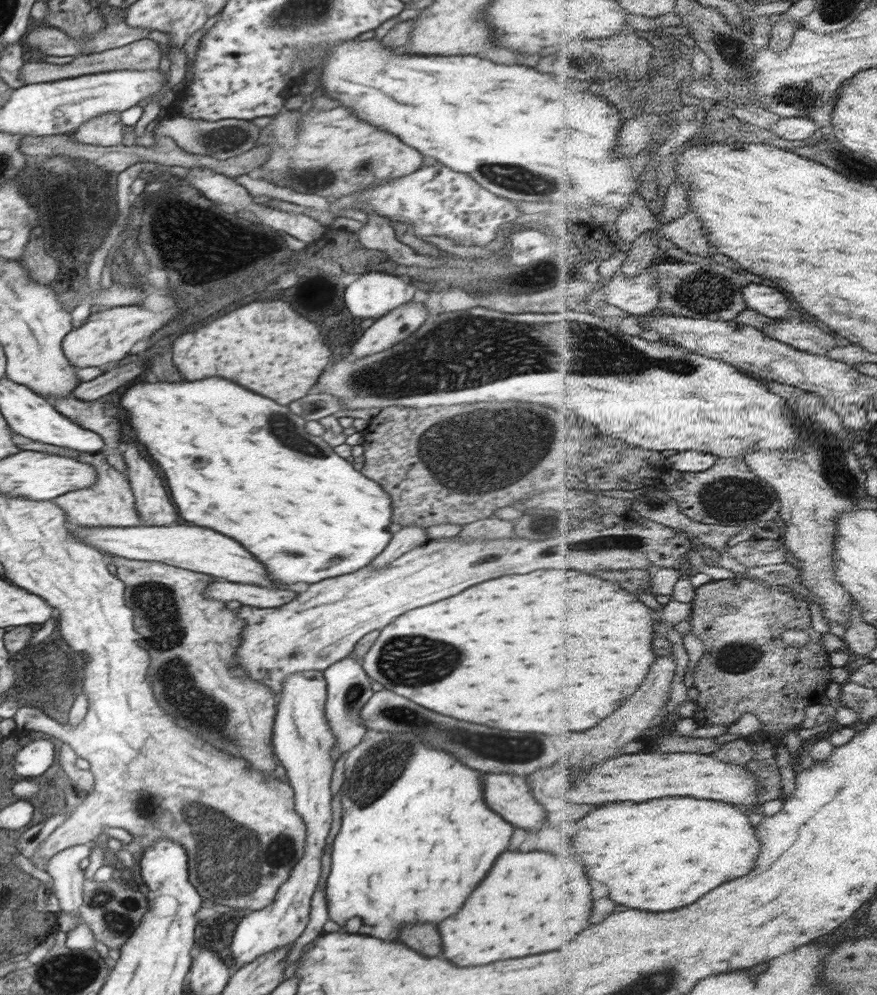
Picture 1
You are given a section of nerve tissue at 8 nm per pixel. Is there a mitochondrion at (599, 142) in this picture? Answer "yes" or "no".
no

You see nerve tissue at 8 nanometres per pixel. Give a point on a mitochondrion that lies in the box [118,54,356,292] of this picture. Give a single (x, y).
(227, 140)

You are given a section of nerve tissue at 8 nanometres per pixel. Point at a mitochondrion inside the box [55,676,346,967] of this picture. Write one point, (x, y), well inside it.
(242, 861)

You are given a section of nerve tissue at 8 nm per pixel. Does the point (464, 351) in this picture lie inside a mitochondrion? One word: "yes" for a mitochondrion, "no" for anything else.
yes

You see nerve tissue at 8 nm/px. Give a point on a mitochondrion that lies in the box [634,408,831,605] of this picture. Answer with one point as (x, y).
(726, 498)

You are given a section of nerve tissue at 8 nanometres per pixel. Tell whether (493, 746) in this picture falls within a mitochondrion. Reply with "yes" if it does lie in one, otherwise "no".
yes

